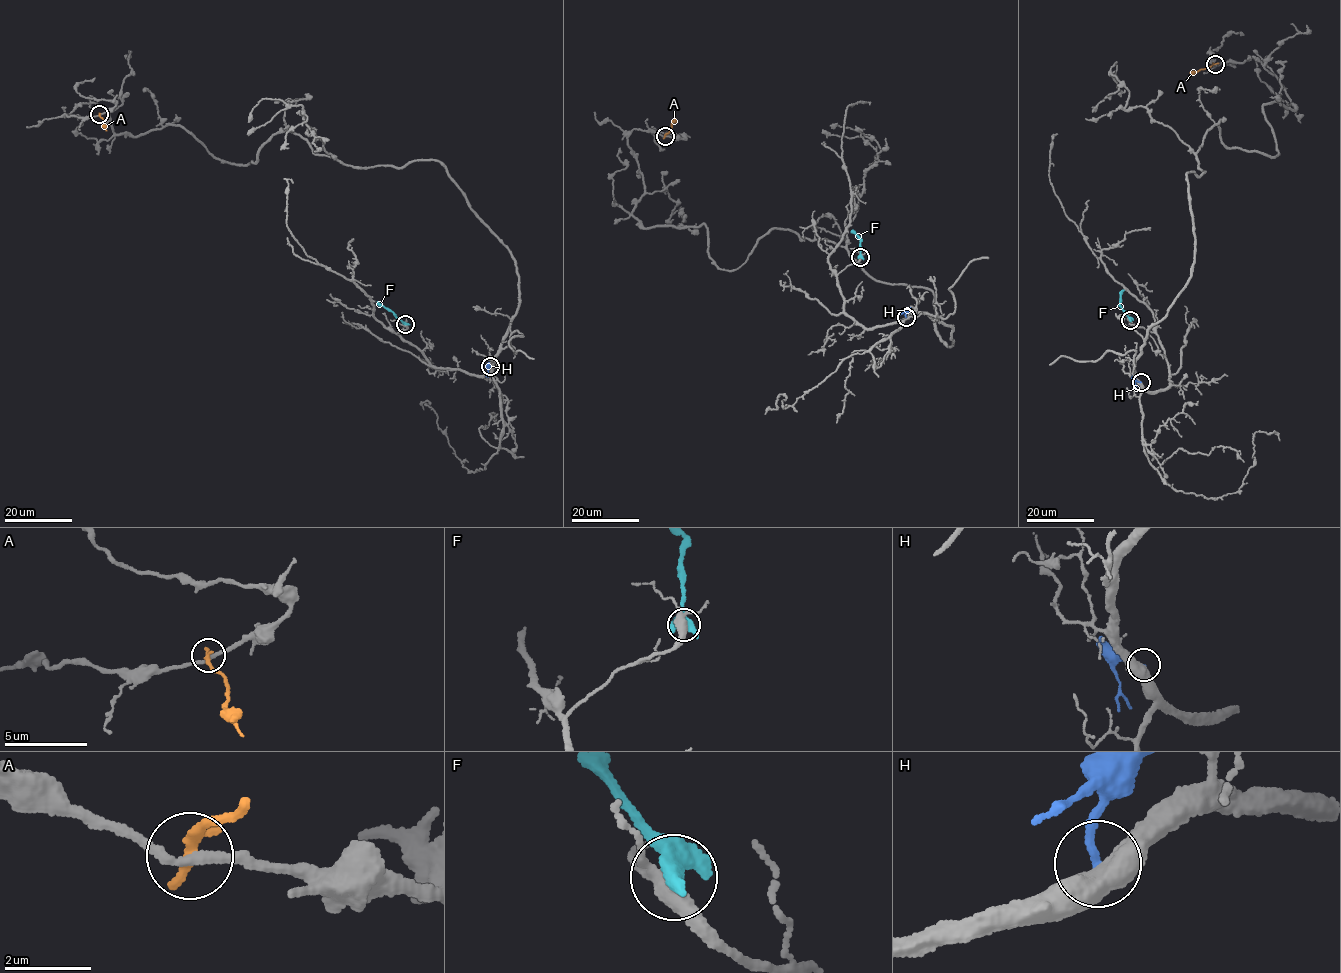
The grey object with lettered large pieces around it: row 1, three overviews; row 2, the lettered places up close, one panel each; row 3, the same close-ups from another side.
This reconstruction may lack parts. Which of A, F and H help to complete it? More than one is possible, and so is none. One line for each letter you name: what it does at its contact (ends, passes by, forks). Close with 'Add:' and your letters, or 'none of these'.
Add: none of these

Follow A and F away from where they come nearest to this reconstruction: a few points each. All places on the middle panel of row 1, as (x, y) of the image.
A: (665, 136), (675, 121)
F: (860, 257), (861, 240), (851, 232)

